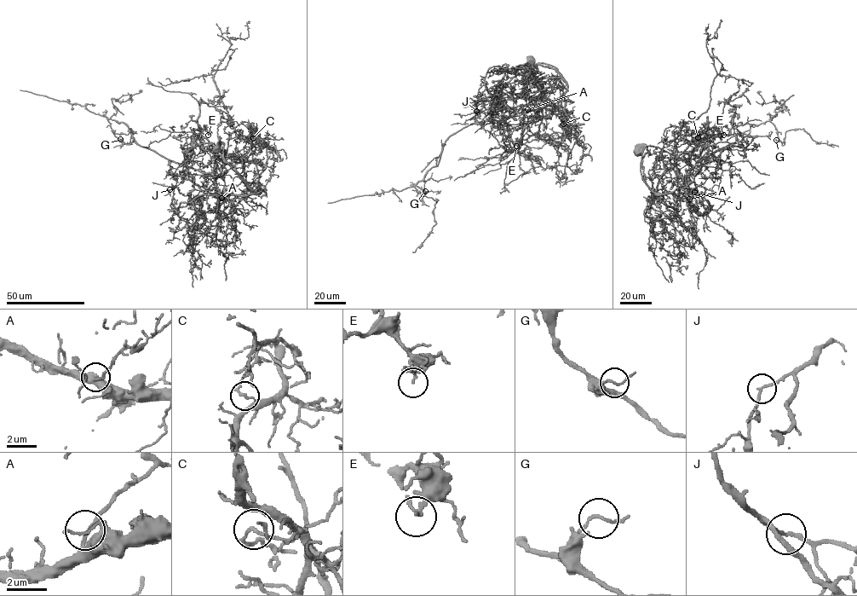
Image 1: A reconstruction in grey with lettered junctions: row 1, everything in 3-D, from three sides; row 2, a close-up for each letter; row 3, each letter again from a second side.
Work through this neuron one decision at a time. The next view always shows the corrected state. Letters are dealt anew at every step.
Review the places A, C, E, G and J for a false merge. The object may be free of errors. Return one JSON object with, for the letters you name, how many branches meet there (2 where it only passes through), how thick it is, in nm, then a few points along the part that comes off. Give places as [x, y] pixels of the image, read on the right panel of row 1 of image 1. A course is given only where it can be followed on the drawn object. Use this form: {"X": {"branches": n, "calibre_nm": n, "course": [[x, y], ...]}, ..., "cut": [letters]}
{"C": {"branches": 2, "calibre_nm": 130, "course": [[698, 136], [675, 159], [682, 177], [753, 124], [769, 121], [782, 145], [794, 129], [838, 147]]}, "cut": ["C"]}

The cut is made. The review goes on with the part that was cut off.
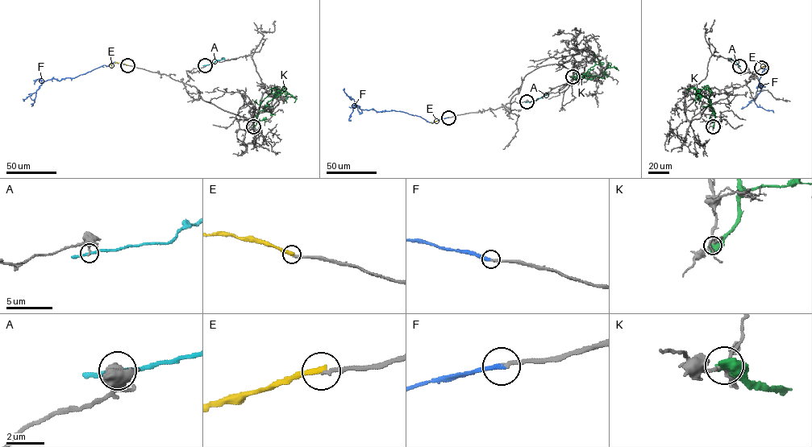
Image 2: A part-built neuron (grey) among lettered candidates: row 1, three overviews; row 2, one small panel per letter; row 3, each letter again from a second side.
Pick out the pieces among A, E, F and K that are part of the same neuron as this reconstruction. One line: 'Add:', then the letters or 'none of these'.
Add: F

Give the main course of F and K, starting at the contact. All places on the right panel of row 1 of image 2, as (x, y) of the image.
F: (761, 68), (765, 65), (768, 67), (759, 80), (760, 91), (755, 103), (773, 113)
K: (713, 126), (714, 113), (709, 98), (710, 92), (703, 88), (700, 90), (699, 101)

